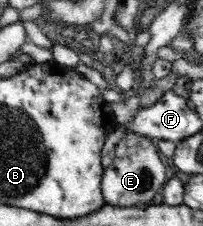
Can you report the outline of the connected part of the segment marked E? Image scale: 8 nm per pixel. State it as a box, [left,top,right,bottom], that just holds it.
[101,132,167,207]

